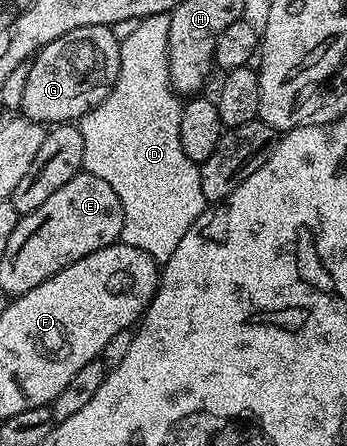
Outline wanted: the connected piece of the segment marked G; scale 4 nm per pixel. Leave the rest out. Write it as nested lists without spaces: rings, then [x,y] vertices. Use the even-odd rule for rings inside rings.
[[[110,26],[75,27],[75,31],[67,31],[67,35],[37,50],[30,64],[30,74],[27,75],[20,112],[28,121],[37,121],[46,127],[76,122],[99,103],[103,103],[103,99],[107,99],[119,75],[120,66],[121,41],[114,35]]]

